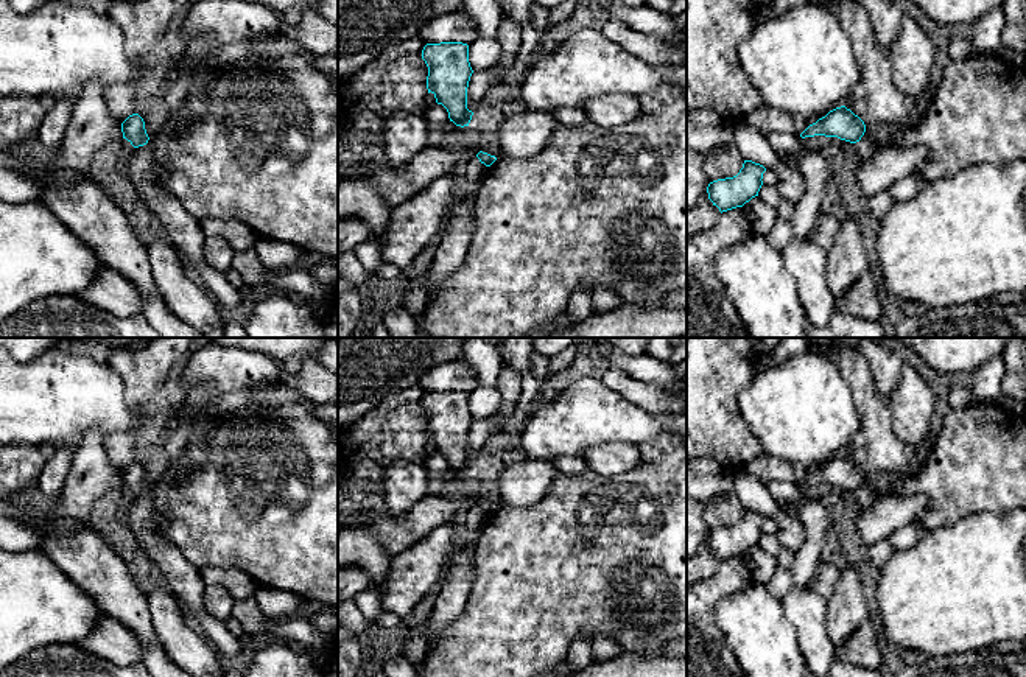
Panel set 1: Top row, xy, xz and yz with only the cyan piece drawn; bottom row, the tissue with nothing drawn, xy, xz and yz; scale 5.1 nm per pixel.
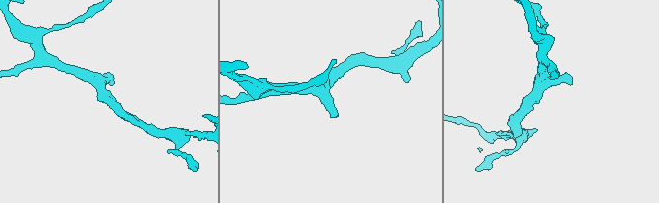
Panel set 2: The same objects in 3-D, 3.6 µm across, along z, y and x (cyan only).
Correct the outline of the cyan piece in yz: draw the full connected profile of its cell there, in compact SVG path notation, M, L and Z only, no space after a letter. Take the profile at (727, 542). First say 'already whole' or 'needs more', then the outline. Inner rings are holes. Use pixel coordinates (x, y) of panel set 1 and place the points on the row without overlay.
already whole; M744 509L743 517L736 524L718 528L708 532L708 548L721 562L743 556L752 546L758 545L764 520L766 517L763 514Z

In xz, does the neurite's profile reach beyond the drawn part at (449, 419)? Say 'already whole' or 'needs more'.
already whole

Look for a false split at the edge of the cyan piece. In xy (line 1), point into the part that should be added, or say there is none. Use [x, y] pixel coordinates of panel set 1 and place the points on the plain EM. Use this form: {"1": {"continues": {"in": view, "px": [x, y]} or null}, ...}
{"1": {"continues": null}}

